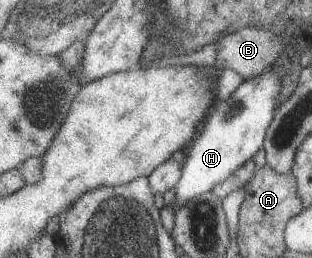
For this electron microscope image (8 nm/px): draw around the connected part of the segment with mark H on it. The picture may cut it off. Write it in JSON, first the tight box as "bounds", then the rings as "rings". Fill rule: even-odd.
{"bounds":[170,69,281,212],"rings":[[[270,69],[245,79],[226,101],[216,100],[212,114],[208,113],[203,120],[204,128],[198,138],[186,148],[180,178],[173,186],[175,199],[170,206],[173,212],[195,196],[210,191],[216,183],[222,182],[238,166],[263,148],[266,129],[279,104],[277,99],[281,91],[280,80]]]}

